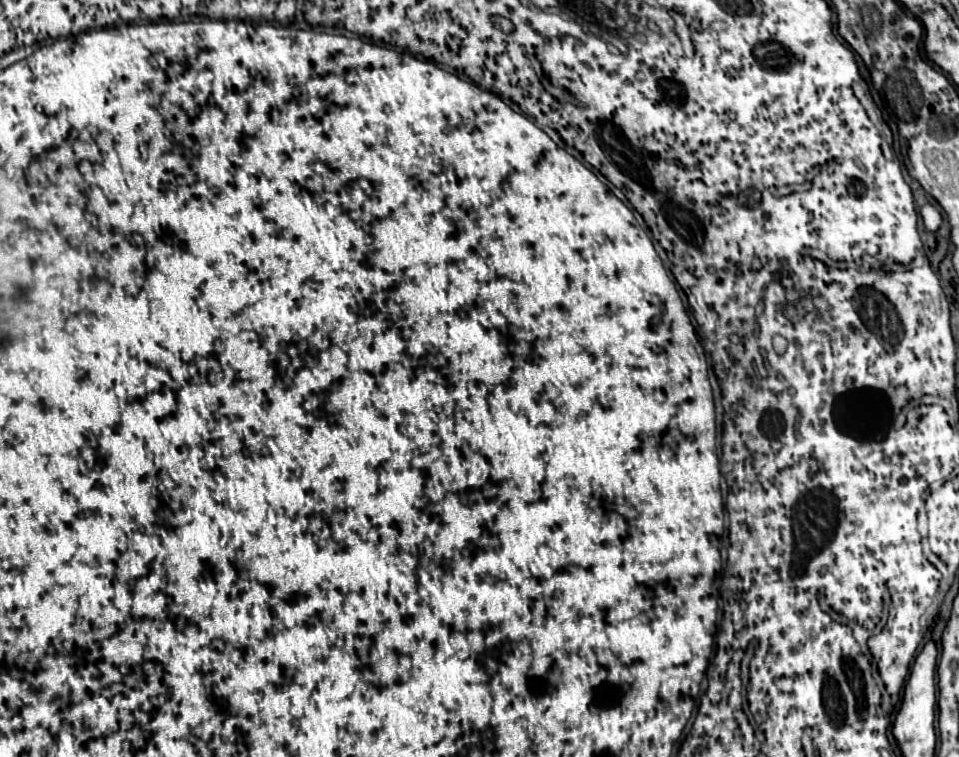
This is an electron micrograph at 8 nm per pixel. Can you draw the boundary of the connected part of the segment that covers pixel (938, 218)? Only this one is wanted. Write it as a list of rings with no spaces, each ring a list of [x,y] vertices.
[[[925,202],[925,204],[921,206],[919,212],[921,212],[921,216],[923,216],[923,224],[925,224],[925,228],[927,228],[929,232],[937,232],[937,230],[941,228],[943,216],[941,216],[941,212],[939,212],[933,204]]]

